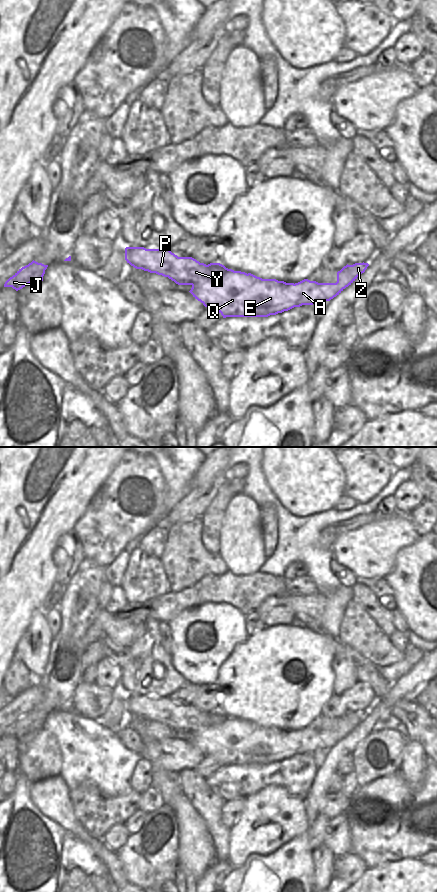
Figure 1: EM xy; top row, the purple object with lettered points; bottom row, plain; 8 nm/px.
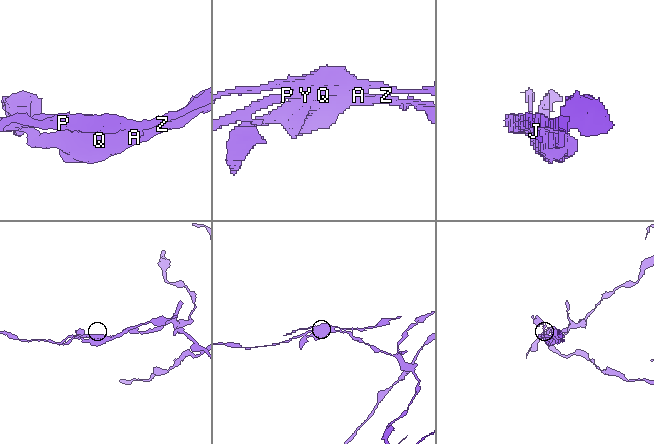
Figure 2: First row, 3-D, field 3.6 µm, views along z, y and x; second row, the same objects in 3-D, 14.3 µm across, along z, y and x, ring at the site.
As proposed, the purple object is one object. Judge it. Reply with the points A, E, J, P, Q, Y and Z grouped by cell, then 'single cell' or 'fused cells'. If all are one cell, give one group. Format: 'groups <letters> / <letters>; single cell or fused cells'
groups A E Q Z / J P Y; fused cells

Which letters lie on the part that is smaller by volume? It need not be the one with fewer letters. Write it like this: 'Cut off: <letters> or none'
Cut off: J, P, Y

